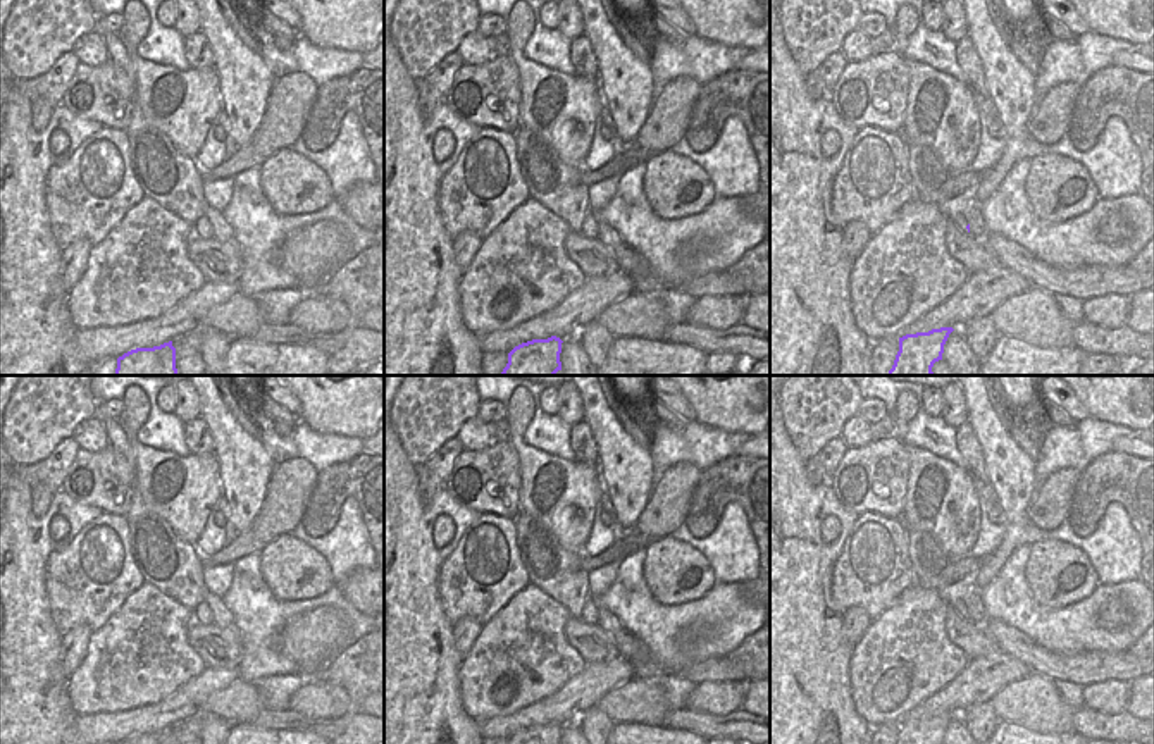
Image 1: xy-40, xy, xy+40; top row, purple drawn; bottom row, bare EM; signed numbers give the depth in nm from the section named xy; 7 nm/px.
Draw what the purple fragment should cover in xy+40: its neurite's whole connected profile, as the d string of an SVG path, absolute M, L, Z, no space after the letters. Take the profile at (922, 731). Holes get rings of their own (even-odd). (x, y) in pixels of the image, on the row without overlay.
M940 713L928 718L906 720L899 723L896 744L942 744L944 730L952 716L952 713Z

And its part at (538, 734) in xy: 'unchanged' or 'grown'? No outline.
unchanged

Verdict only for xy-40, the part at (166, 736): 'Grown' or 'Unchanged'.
Unchanged

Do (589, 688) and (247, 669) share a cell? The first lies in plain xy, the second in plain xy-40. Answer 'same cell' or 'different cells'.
different cells

